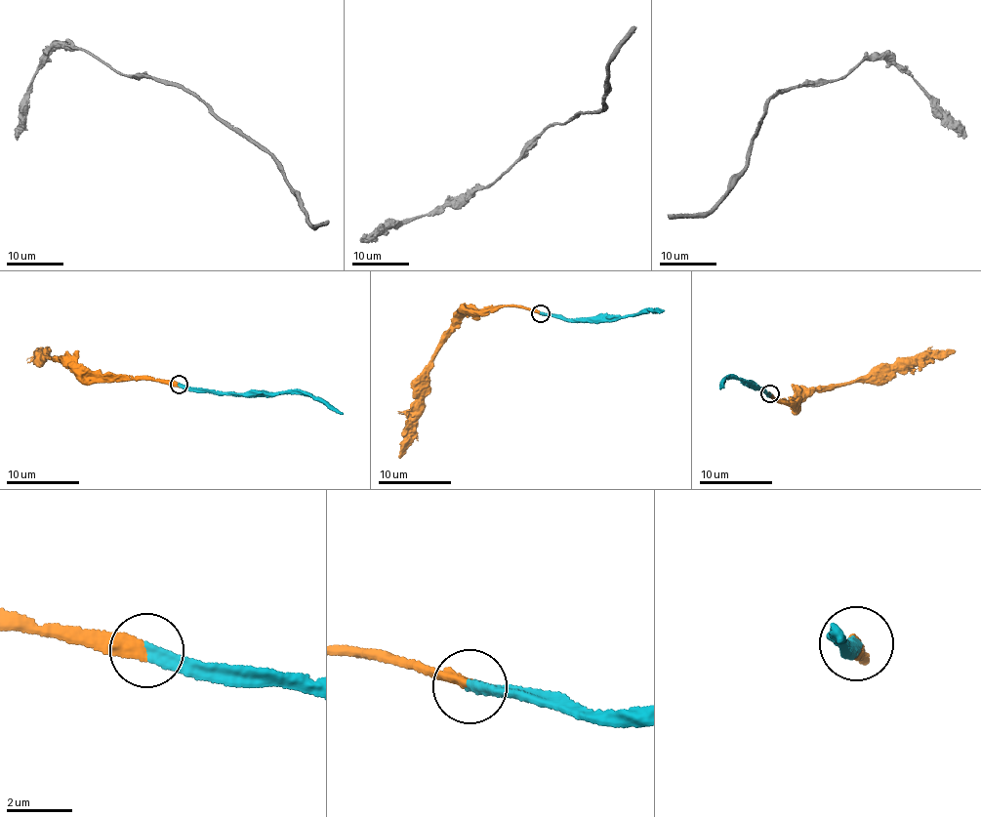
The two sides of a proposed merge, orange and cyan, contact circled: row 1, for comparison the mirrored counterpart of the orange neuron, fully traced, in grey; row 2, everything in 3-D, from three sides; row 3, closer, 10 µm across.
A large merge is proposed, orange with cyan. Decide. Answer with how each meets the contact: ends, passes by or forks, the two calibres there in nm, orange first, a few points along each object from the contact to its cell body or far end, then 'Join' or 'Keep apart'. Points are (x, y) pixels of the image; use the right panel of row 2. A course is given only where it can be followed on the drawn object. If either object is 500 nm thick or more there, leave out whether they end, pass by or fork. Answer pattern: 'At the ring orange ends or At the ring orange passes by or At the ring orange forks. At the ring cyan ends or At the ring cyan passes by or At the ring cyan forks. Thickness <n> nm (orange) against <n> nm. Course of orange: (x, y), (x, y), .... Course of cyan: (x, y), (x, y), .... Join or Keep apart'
At the ring orange ends. At the ring cyan ends. Thickness 380 nm (orange) against 360 nm. Course of orange: (770, 393), (800, 410), (804, 398), (816, 390), (955, 351). Course of cyan: (770, 393), (727, 375), (719, 382), (719, 388). Join

